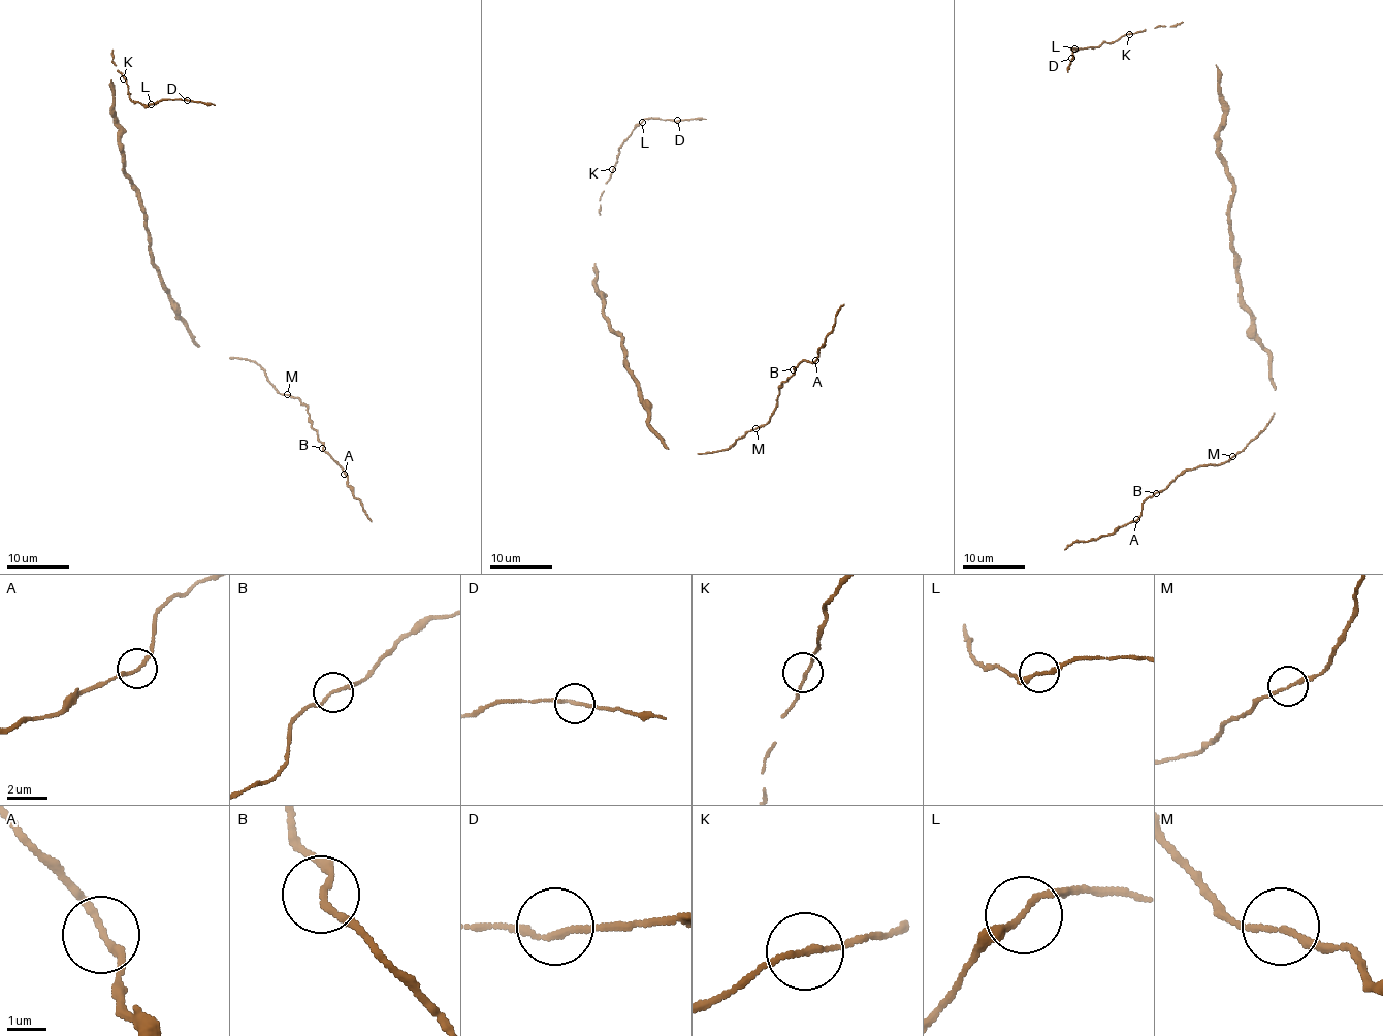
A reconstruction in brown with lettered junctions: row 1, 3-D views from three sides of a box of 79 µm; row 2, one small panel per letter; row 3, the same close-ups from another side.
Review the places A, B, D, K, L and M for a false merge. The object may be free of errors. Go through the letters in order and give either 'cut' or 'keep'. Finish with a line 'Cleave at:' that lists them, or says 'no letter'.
A: keep
B: keep
D: keep
K: keep
L: keep
M: keep
Cleave at: no letter

